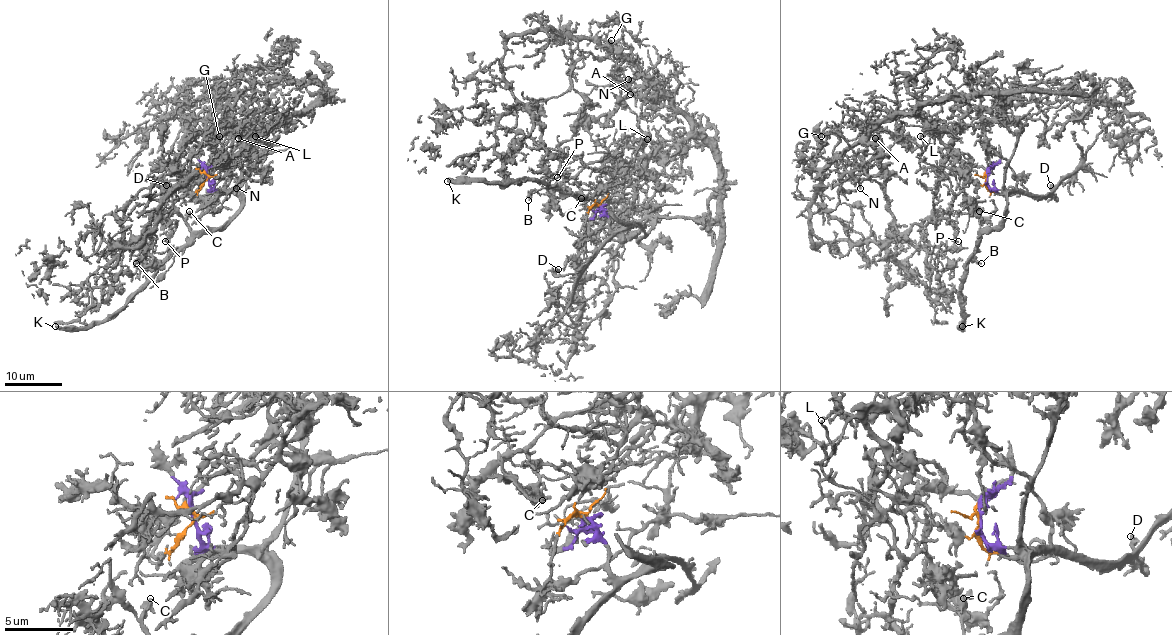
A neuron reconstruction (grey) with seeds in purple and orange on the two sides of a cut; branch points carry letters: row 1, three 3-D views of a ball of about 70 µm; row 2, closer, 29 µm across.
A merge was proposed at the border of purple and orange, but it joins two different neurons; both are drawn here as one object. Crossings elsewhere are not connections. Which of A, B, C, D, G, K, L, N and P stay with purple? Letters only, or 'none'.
B, C, D, K

